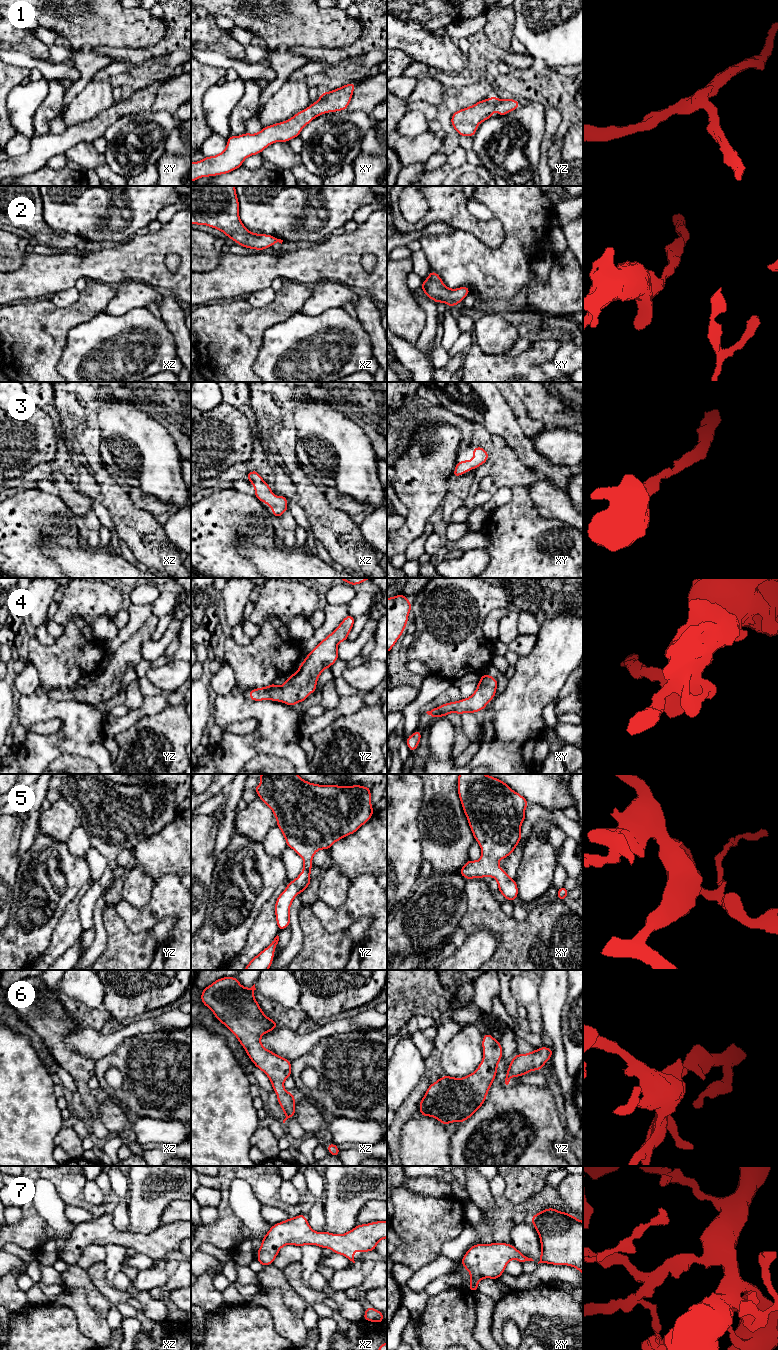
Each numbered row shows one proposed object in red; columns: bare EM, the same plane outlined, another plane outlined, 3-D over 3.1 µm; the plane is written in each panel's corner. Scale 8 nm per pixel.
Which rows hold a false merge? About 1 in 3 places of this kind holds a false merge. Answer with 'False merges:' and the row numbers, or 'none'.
False merges: none

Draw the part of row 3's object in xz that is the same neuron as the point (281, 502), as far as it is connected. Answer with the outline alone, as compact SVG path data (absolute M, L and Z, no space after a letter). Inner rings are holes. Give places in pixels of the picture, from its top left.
M256 470L247 473L247 479L255 489L255 497L261 502L268 504L274 517L279 518L284 512L288 511L288 499L282 495L275 497L270 485L263 480Z

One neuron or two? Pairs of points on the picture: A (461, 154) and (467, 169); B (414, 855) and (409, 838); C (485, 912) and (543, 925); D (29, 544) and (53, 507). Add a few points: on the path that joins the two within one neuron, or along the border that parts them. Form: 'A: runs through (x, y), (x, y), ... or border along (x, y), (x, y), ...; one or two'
A: border along (467, 161), (454, 168), (447, 175); two
B: runs through (410, 851), (409, 842); one
C: runs through (499, 924), (503, 927), (529, 927); one
D: runs through (29, 535), (29, 531), (44, 516); one

